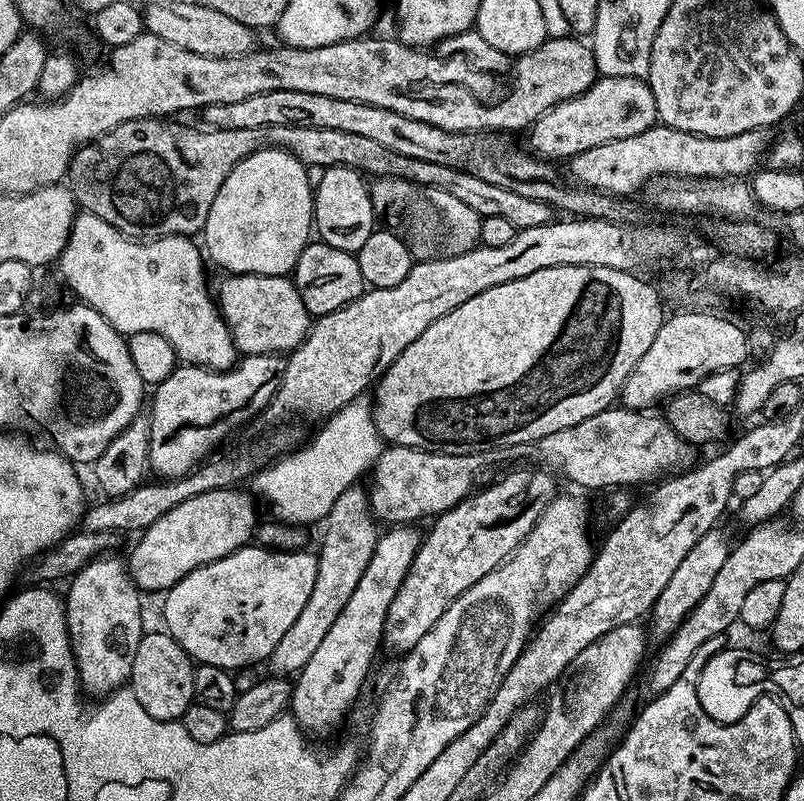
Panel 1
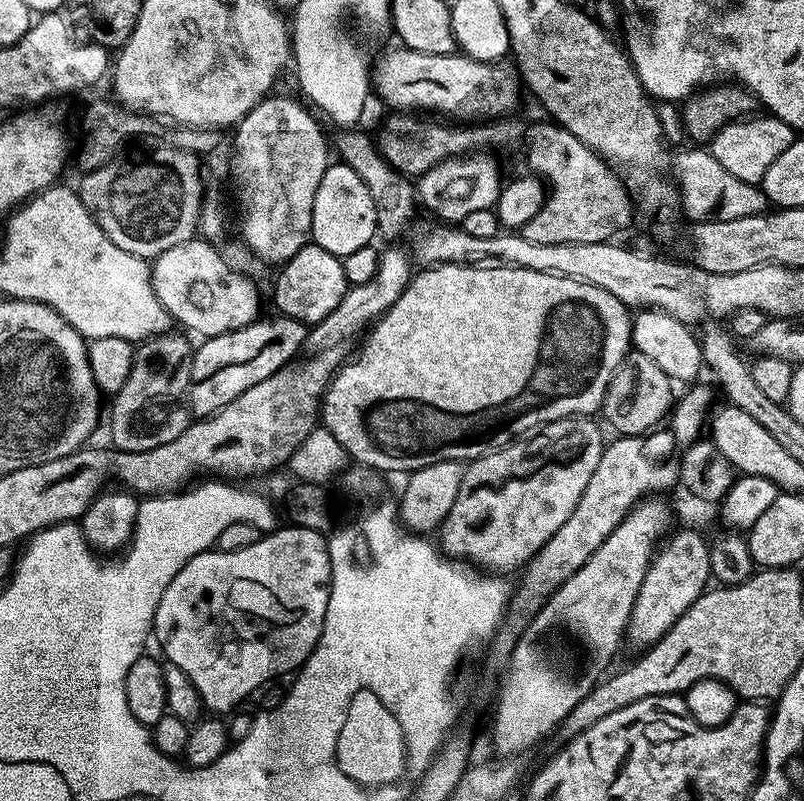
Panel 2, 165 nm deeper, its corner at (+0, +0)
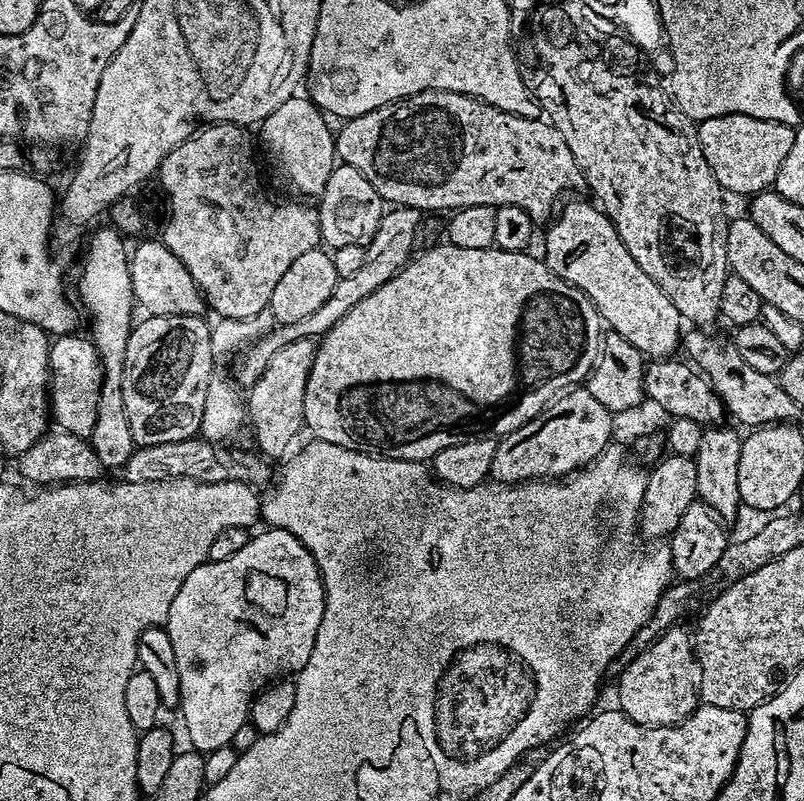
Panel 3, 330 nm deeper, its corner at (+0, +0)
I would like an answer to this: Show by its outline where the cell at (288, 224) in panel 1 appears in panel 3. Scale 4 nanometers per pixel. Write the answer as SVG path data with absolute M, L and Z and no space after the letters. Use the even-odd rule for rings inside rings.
M297 94L282 102L258 128L258 144L264 147L269 162L284 175L285 182L294 191L304 196L319 198L322 190L326 190L326 182L330 182L332 169L338 164L334 132L328 129L327 122L325 113L307 95Z

